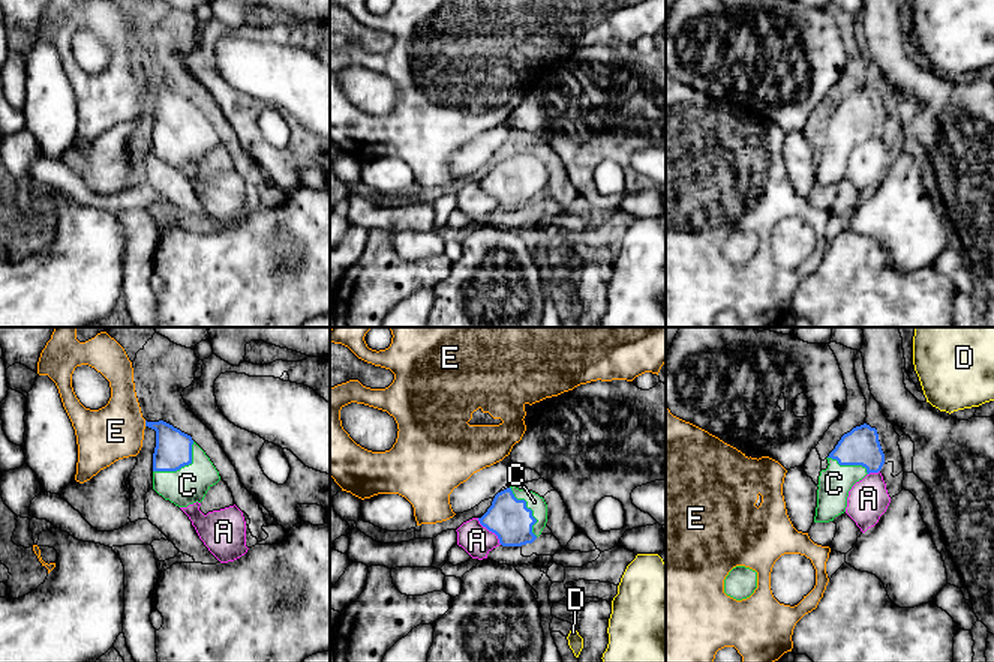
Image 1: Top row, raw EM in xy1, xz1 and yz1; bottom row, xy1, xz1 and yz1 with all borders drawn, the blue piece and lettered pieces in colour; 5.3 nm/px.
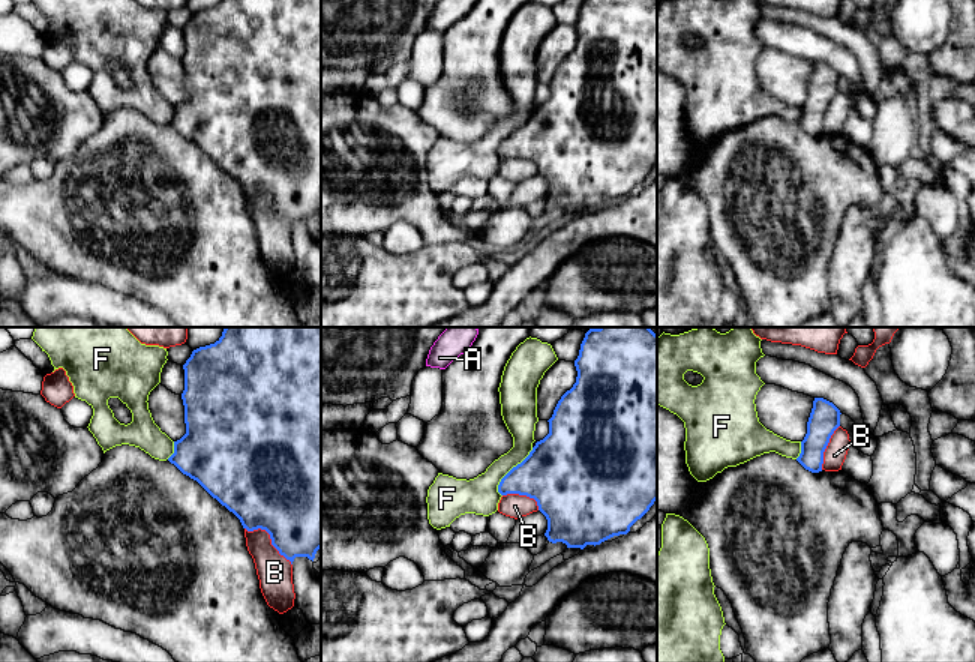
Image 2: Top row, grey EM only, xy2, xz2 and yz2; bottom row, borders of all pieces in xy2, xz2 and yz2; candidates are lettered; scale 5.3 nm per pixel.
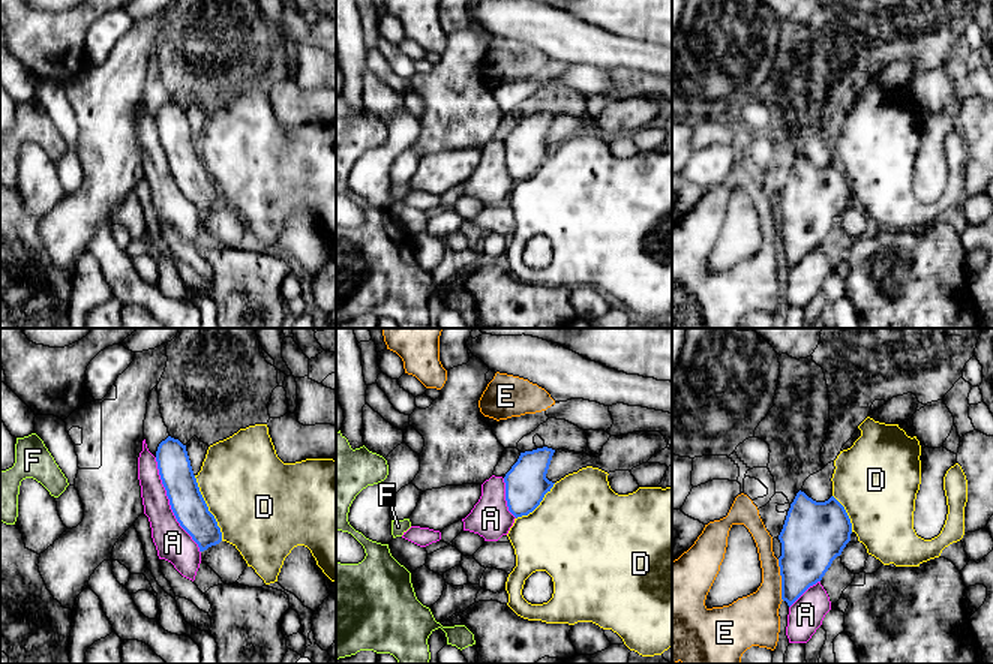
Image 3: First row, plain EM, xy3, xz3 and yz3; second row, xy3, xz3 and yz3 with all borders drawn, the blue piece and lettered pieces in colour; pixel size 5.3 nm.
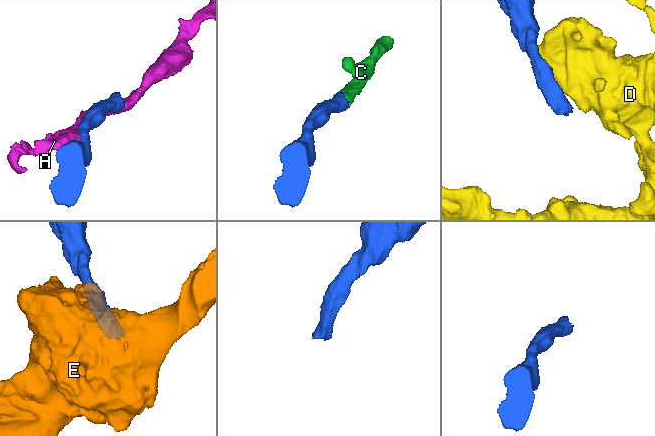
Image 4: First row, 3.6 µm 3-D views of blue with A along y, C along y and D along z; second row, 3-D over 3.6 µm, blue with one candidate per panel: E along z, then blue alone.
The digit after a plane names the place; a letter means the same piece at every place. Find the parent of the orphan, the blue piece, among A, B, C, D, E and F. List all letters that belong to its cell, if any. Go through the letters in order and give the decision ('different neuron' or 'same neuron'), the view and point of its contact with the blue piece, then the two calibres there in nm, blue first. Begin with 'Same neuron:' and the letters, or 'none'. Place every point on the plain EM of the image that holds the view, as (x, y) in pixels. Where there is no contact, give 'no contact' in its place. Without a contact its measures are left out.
Same neuron: C
A: different neuron; contact xy3 (170, 168); calibres 180 and 190 nm
B: different neuron; contact xy2 (270, 201); calibres 480 and 190 nm
C: same neuron; contact xy1 (182, 129); calibres 200 and 200 nm
D: different neuron; contact xy3 (207, 173); calibres 180 and 480 nm
E: different neuron; contact yz3 (782, 245); calibres 300 and 260 nm
F: different neuron; contact xz2 (509, 135); calibres 360 and 200 nm

